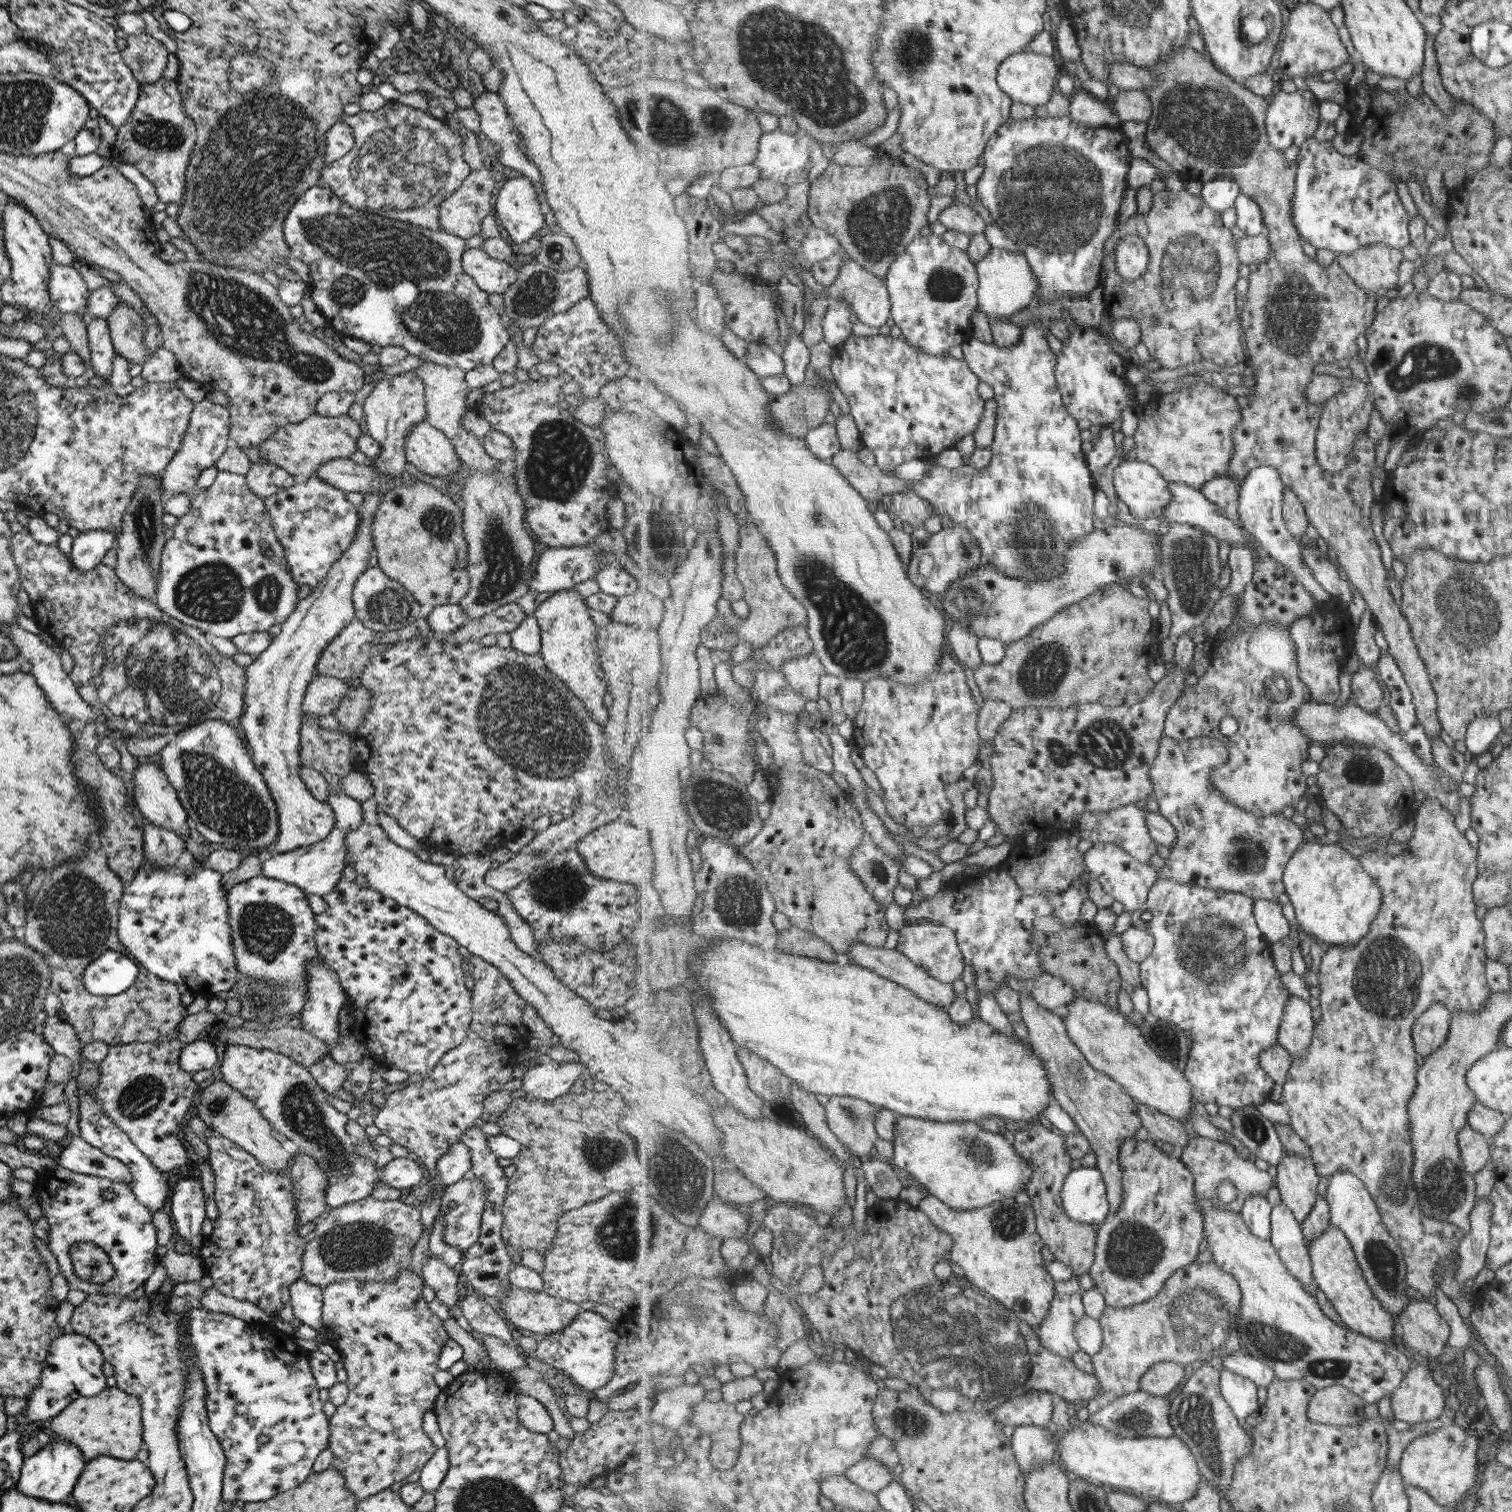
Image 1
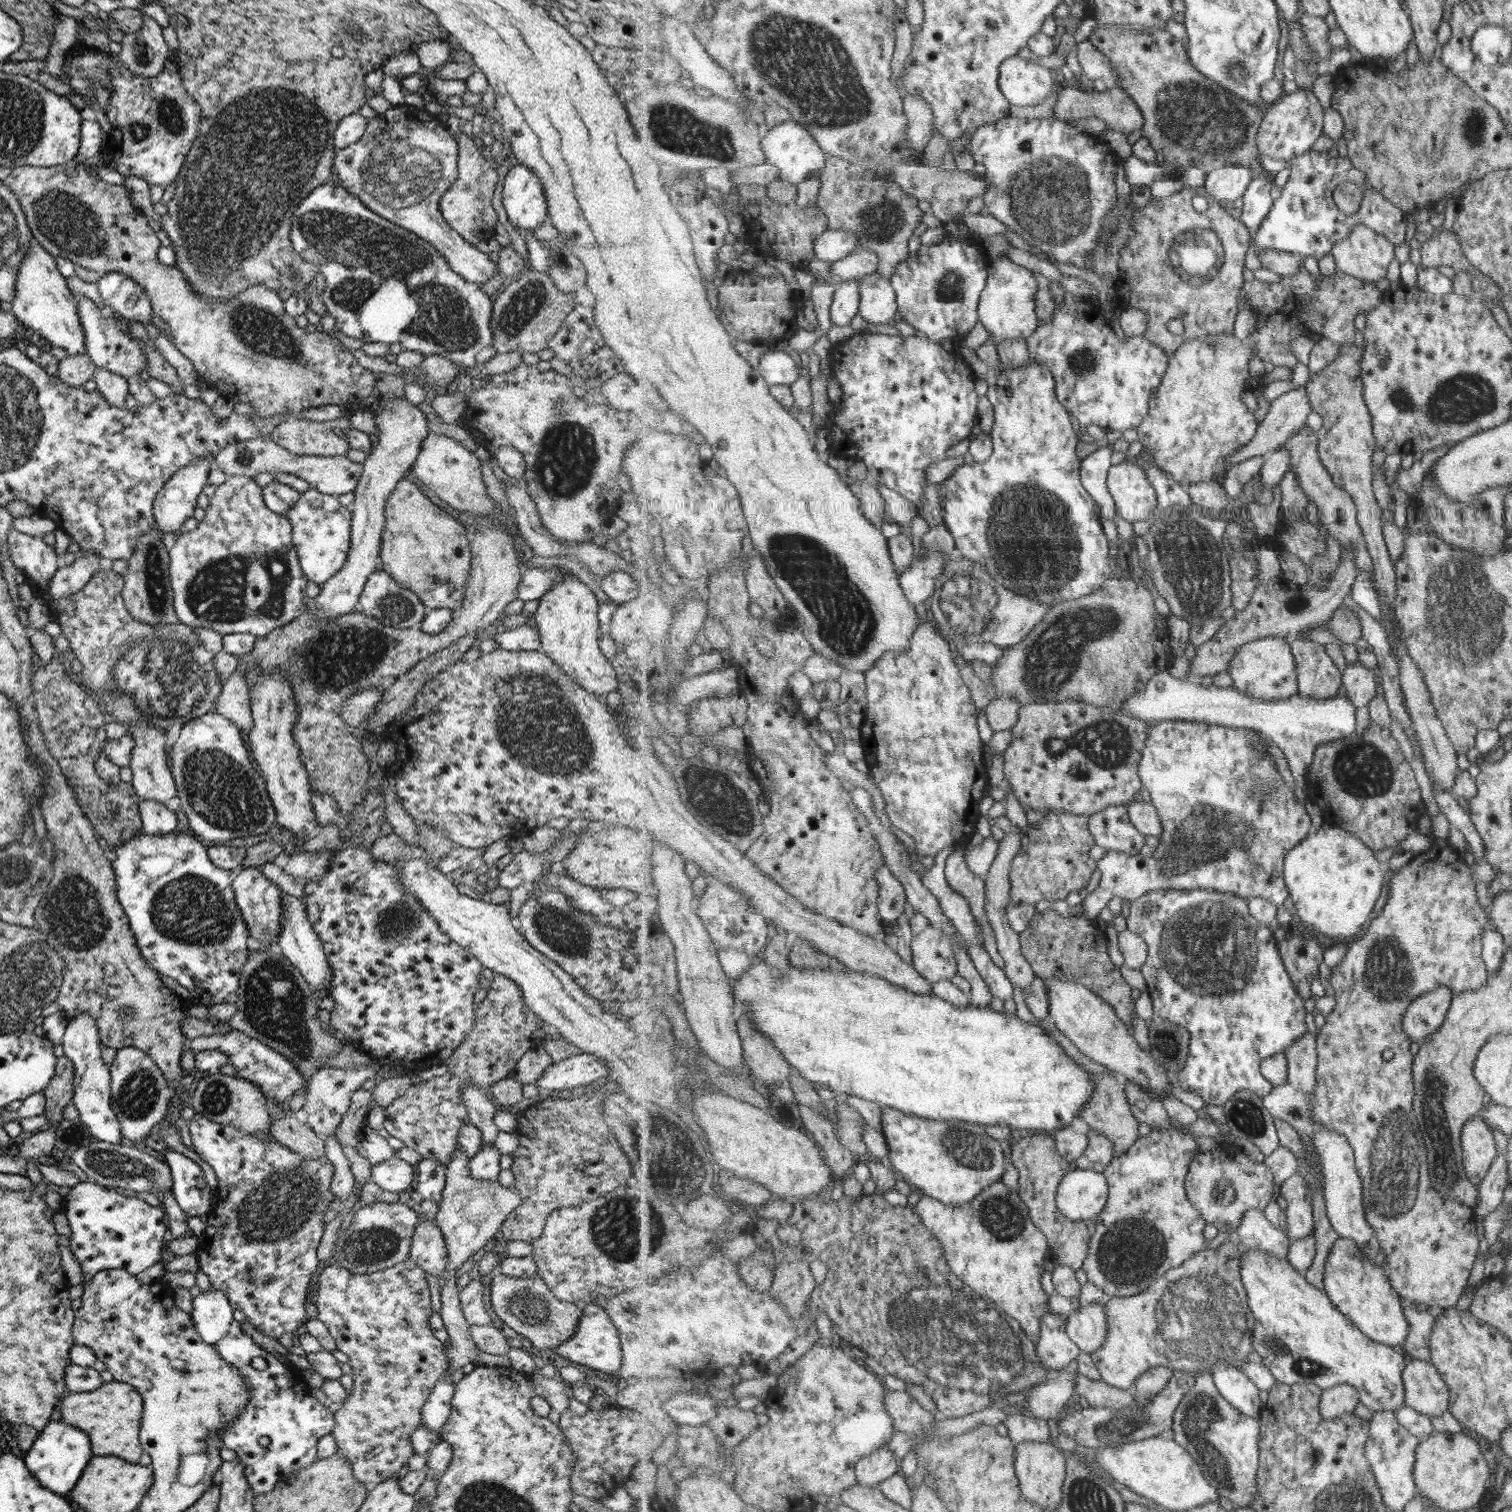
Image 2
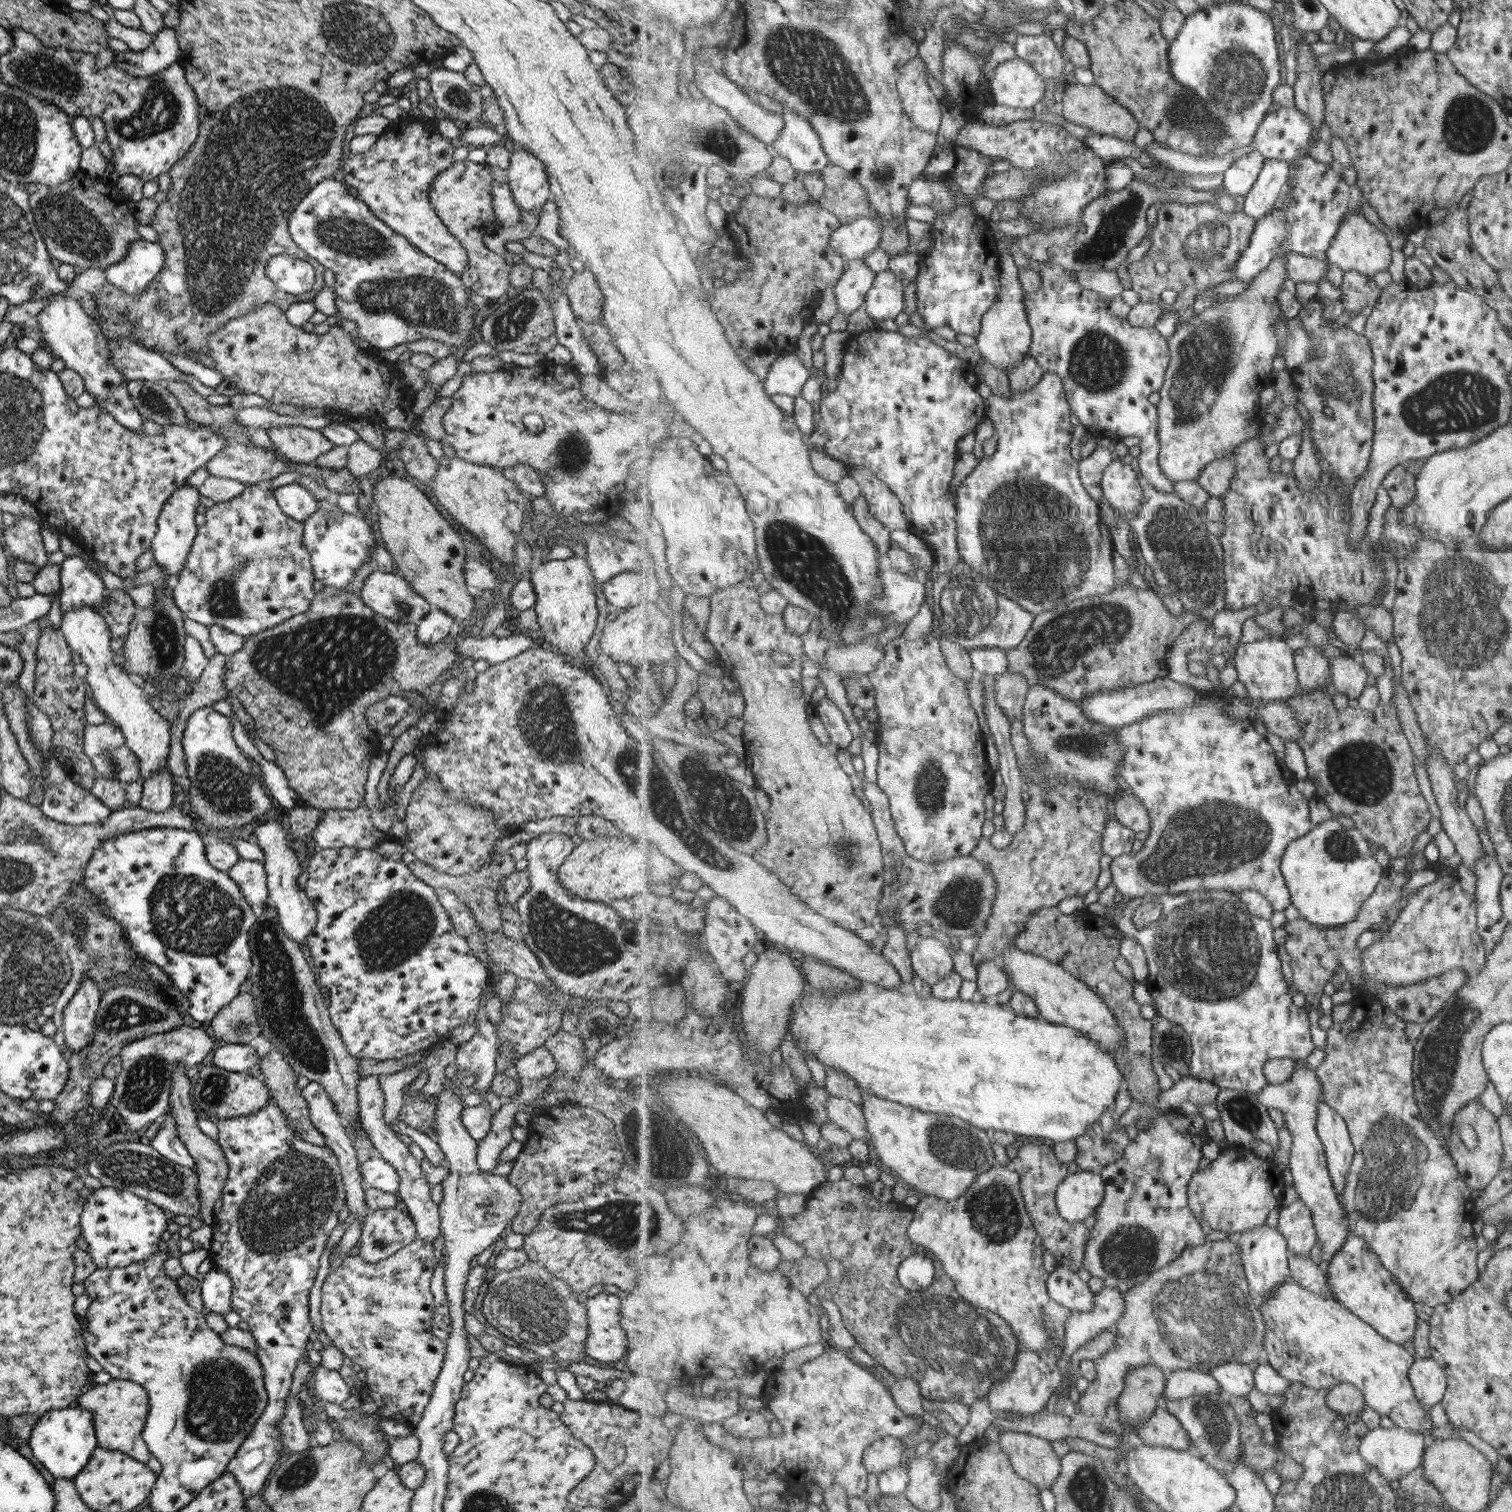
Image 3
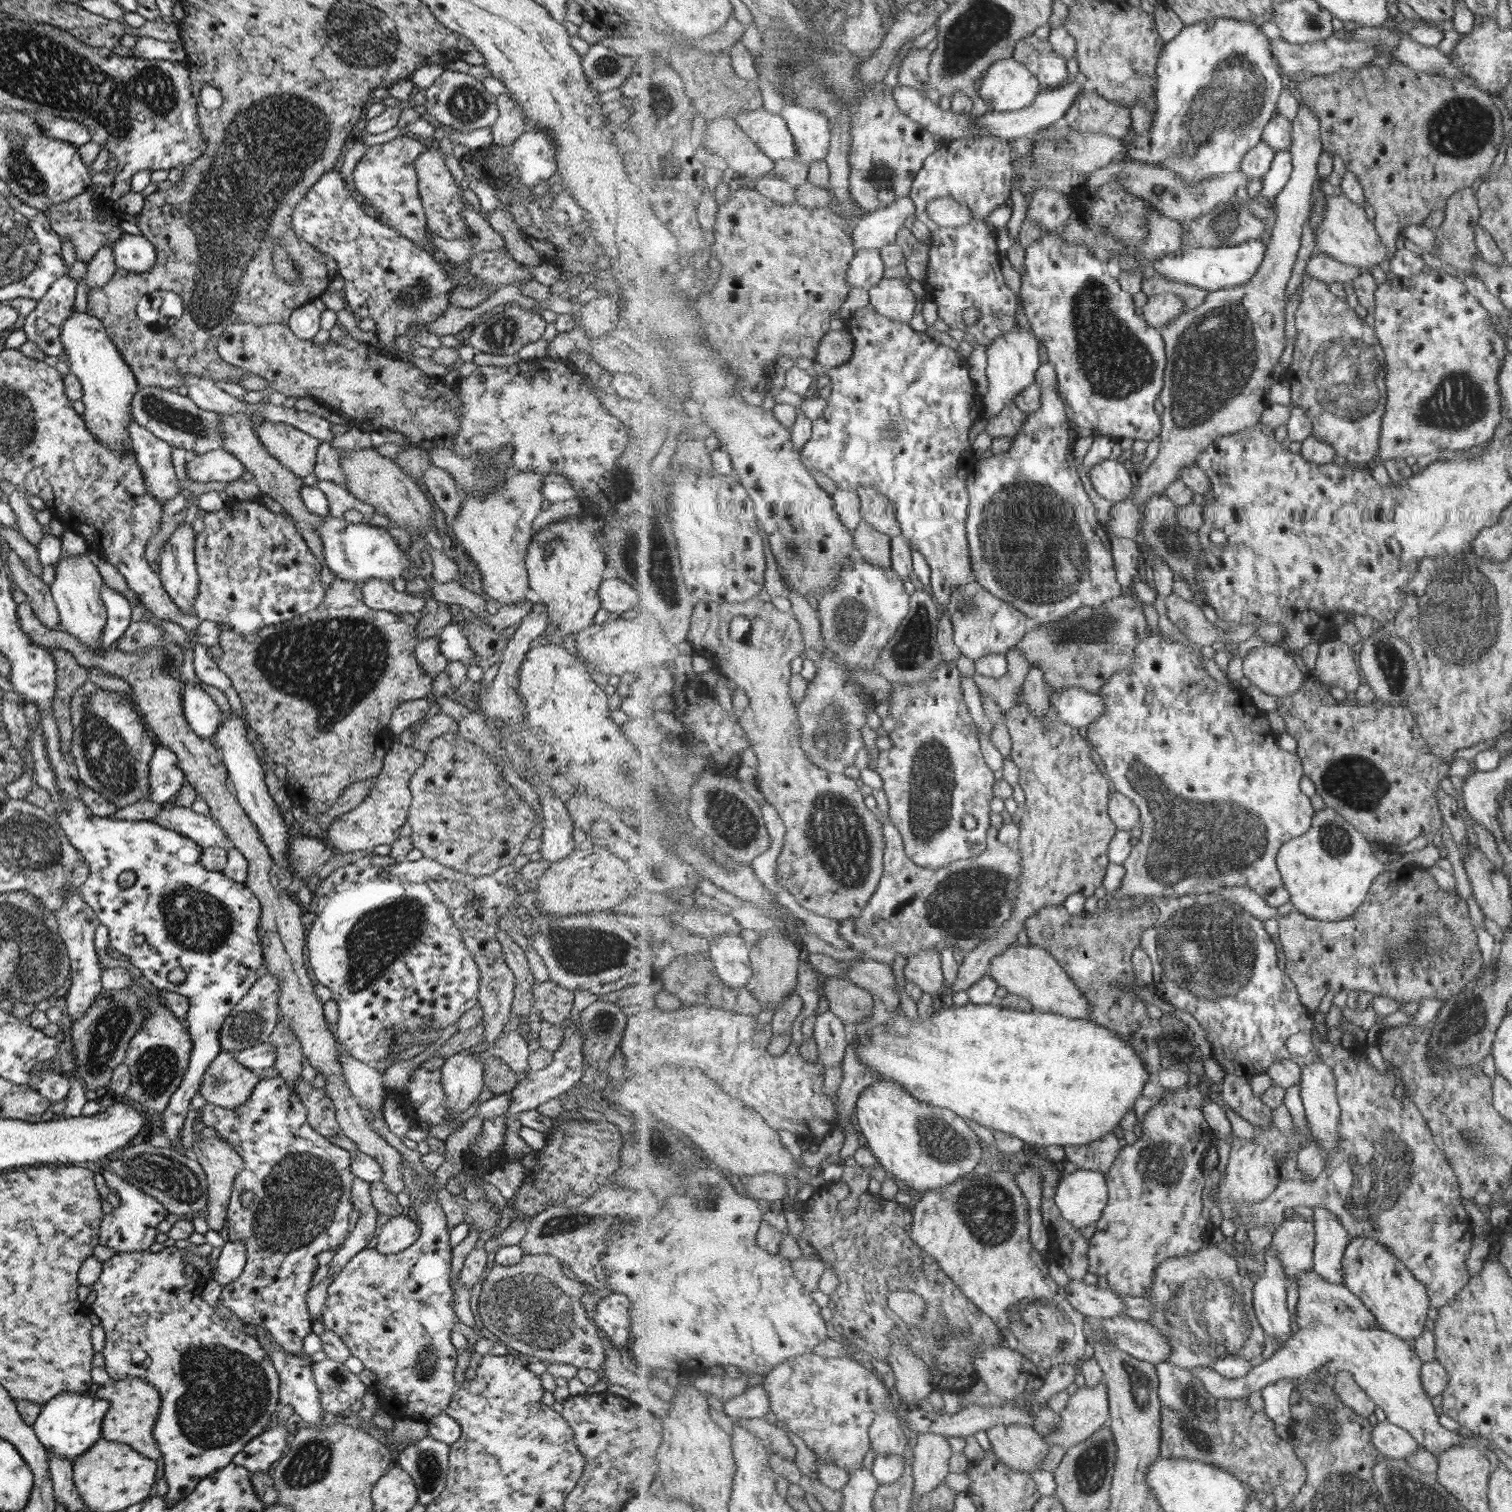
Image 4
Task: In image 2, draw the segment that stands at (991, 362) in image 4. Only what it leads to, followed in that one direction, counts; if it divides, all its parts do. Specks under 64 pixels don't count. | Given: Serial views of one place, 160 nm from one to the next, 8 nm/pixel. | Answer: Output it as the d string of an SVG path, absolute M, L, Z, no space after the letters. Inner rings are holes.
M1009 256L991 259L990 277L982 292L978 313L980 322L990 332L992 339L1003 342L1008 338L1029 338L1038 329L1040 320L1036 313L1036 294L1039 288L1035 272L1011 260Z

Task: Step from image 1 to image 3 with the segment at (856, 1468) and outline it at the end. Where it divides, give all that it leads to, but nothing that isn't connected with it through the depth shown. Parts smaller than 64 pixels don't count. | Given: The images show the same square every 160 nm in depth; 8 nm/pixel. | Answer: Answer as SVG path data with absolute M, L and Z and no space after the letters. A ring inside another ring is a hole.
M885 1437L875 1441L863 1457L864 1465L869 1473L880 1475L901 1463L906 1446L897 1437Z

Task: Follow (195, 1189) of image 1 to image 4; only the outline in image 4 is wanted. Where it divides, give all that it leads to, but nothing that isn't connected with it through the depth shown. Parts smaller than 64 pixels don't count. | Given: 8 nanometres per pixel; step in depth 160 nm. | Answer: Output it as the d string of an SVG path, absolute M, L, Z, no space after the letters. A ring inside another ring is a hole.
M28 723L28 730L36 783L50 794L52 809L48 813L58 822L63 836L83 855L87 863L88 875L78 886L79 896L96 914L100 924L107 927L108 946L120 955L128 957L135 973L147 979L147 982L153 984L159 991L166 990L188 998L188 1010L184 1022L191 1040L189 1064L187 1070L183 1072L182 1082L171 1093L167 1107L157 1116L155 1125L155 1129L169 1140L171 1144L169 1148L183 1155L177 1133L183 1126L191 1098L197 1095L199 1082L207 1070L207 1065L220 1052L217 1044L219 1029L233 1006L248 993L251 985L256 981L257 968L262 964L262 950L256 931L261 905L243 883L229 880L222 871L215 873L205 870L200 865L202 849L190 838L149 820L125 821L92 816L82 805L79 793L74 798L66 798L55 786L54 772L44 753L42 728L36 723L35 731L32 733ZM123 870L131 870L135 876L133 884L126 888L117 885L117 876ZM135 934L143 936L143 942L139 945L133 943ZM172 968L181 968L185 972L183 983L173 985L167 981L167 973Z

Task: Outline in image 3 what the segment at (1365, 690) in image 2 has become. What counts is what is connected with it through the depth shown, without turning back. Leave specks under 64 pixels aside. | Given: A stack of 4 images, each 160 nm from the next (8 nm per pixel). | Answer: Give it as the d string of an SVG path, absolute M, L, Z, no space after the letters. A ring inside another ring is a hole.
M1342 654L1330 660L1332 683L1338 692L1359 699L1369 682L1369 673L1361 658Z

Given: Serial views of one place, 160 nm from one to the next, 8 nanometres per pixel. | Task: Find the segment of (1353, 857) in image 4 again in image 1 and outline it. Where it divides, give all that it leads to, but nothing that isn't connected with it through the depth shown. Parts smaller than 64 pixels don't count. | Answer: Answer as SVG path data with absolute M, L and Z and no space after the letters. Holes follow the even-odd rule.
M1309 842L1303 845L1290 858L1284 873L1284 885L1287 887L1288 898L1296 910L1296 919L1302 930L1321 944L1332 946L1356 945L1370 932L1371 925L1376 921L1382 908L1382 887L1362 865L1356 851L1338 842Z

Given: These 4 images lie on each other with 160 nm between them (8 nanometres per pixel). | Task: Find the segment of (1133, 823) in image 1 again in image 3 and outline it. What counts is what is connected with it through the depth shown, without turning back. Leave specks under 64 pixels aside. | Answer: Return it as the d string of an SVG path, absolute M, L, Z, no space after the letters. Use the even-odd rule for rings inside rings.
M1112 809L1103 833L1103 852L1114 859L1131 854L1133 842L1135 842L1135 831L1119 822Z

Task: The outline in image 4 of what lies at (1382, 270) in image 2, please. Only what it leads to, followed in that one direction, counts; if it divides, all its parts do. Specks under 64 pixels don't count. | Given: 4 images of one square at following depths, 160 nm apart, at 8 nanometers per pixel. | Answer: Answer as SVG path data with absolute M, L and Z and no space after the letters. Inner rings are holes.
M1330 196L1326 200L1326 216L1316 237L1318 252L1345 264L1364 268L1367 272L1371 267L1386 265L1387 247L1382 243L1376 224L1369 220L1363 207L1347 196Z

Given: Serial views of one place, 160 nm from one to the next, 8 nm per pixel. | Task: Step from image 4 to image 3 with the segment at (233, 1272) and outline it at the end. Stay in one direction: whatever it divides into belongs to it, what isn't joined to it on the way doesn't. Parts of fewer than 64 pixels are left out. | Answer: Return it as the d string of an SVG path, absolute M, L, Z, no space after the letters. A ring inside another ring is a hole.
M212 1266L199 1283L203 1306L209 1307L212 1315L227 1314L230 1311L231 1279Z

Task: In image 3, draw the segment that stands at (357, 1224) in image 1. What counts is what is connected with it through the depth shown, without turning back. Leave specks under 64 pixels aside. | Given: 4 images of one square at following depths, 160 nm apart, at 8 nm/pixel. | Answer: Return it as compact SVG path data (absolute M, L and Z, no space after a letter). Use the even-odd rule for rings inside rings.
M395 1207L369 1211L360 1229L359 1253L365 1262L379 1262L416 1239L408 1213Z

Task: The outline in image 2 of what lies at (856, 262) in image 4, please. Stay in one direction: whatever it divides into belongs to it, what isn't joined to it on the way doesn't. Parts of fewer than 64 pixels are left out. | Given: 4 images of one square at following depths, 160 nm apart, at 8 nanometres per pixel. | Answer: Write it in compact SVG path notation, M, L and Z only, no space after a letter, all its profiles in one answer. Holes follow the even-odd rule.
M858 279L838 283L830 310L833 324L851 326L854 318L860 313L862 303L862 292Z

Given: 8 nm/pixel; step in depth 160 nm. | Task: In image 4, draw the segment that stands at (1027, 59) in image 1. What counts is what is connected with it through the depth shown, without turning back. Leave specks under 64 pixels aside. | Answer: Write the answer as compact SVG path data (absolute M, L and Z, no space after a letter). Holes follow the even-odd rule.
M1014 56L995 62L981 79L980 97L992 111L1028 108L1045 89L1037 75Z

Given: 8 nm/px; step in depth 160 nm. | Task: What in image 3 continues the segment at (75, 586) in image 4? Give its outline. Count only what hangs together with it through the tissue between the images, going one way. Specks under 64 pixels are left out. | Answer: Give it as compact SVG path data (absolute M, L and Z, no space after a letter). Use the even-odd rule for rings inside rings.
M87 606L66 610L60 617L58 632L70 650L75 650L81 656L81 662L87 666L82 682L87 687L89 698L106 720L120 728L127 748L138 758L139 777L146 779L159 769L165 769L171 736L168 723L156 713L149 701L148 691L111 661L111 632L107 624L95 609Z

